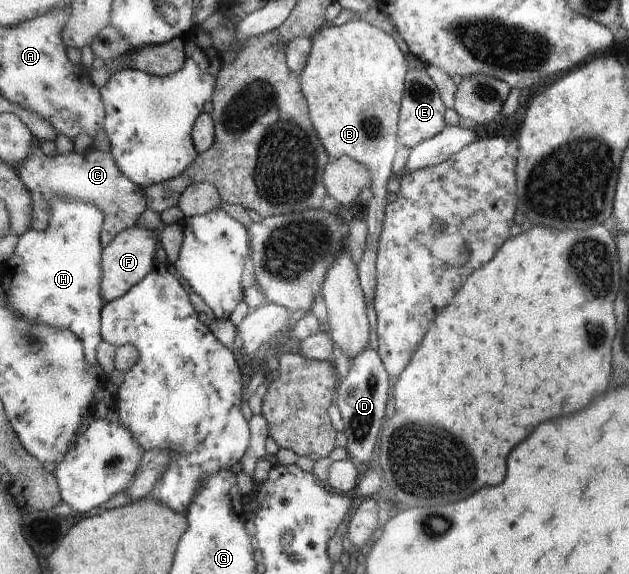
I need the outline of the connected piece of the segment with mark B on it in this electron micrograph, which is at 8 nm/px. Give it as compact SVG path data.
M363 19L349 21L343 26L326 25L312 38L313 46L307 66L299 75L301 91L308 102L313 127L331 160L344 156L363 163L371 171L369 188L373 196L363 213L368 226L367 251L359 263L361 288L368 302L371 325L370 344L379 349L378 317L375 313L377 289L377 245L383 233L387 207L387 183L394 178L393 161L399 143L400 115L404 101L408 64L397 41Z

